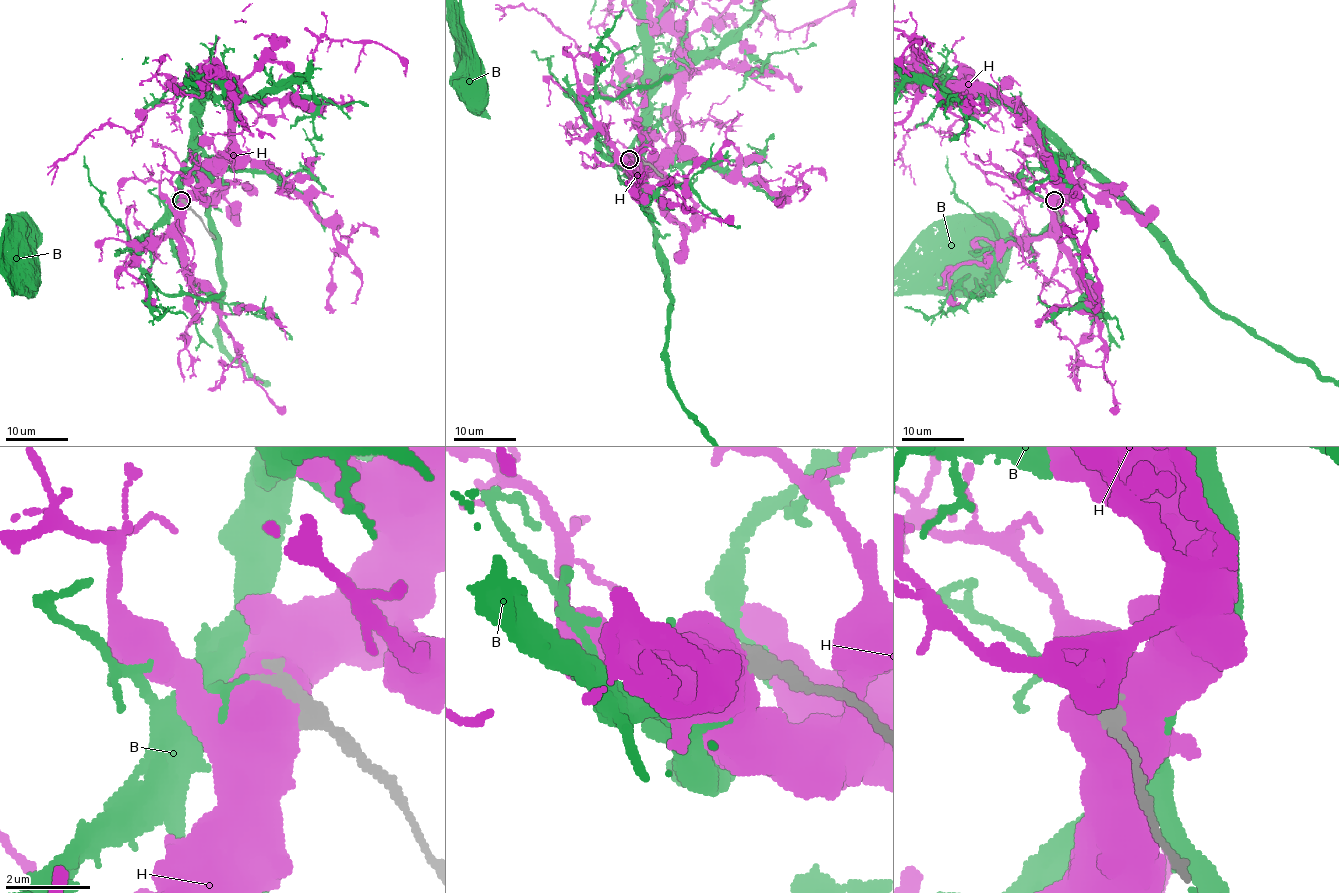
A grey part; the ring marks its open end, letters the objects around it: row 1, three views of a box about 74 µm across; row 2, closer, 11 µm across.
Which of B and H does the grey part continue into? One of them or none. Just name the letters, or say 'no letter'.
no letter

